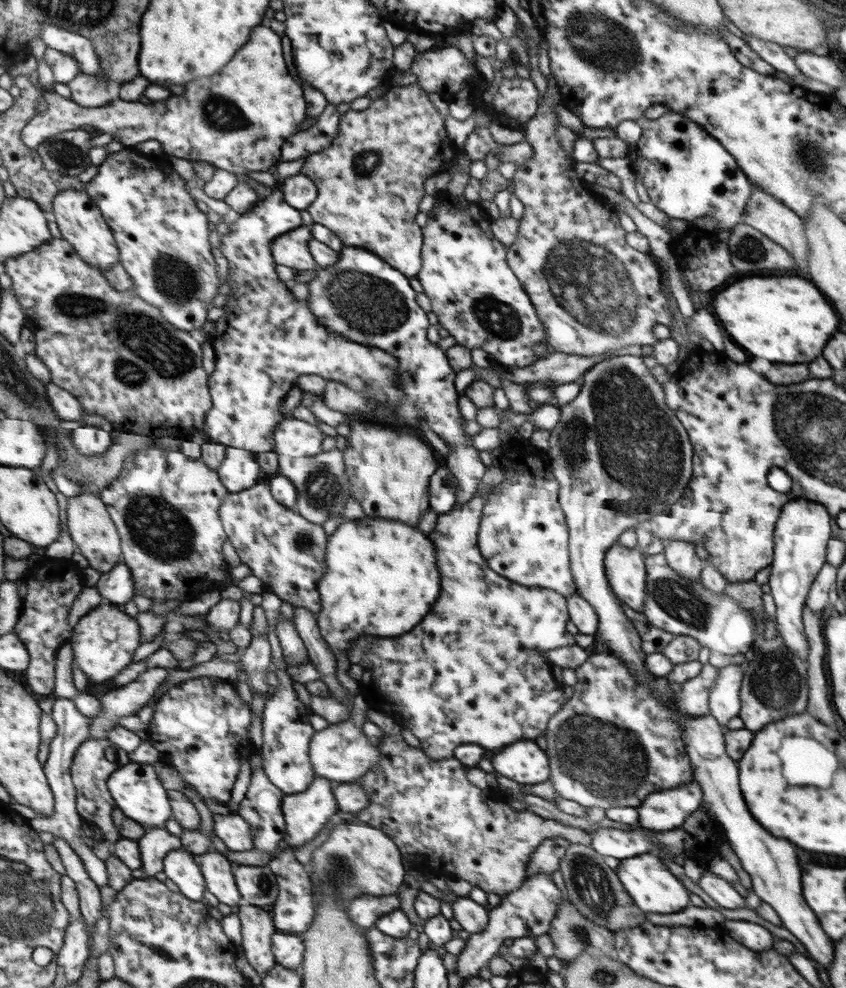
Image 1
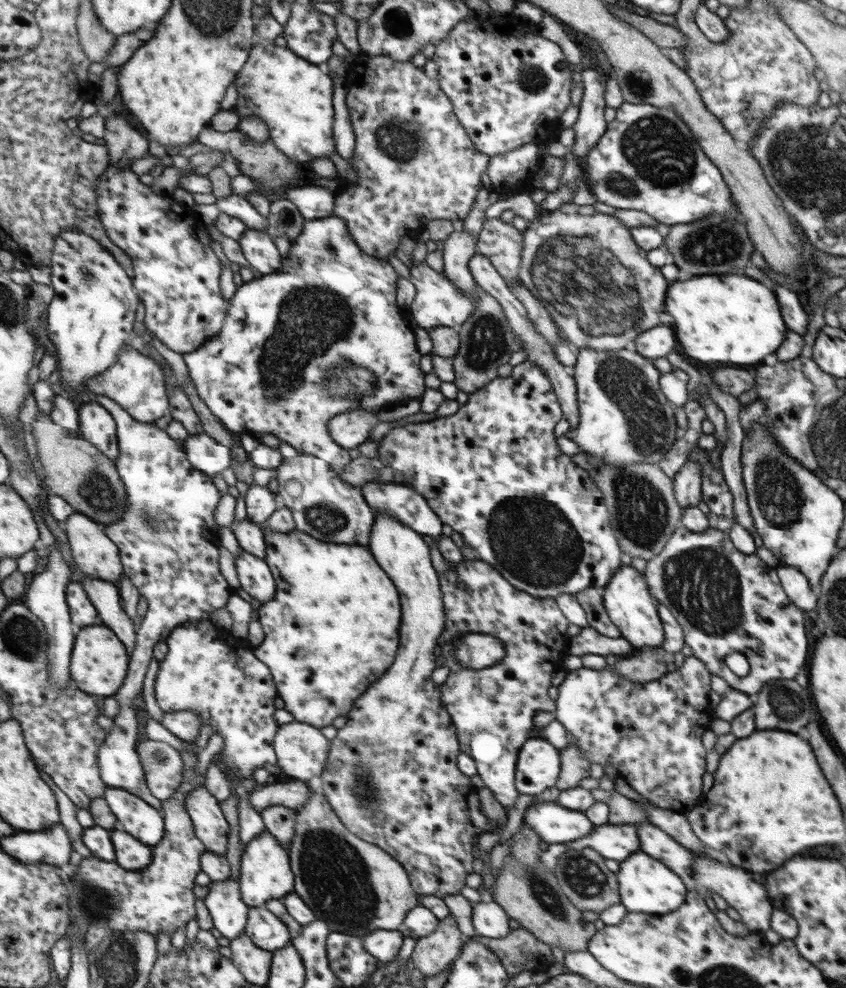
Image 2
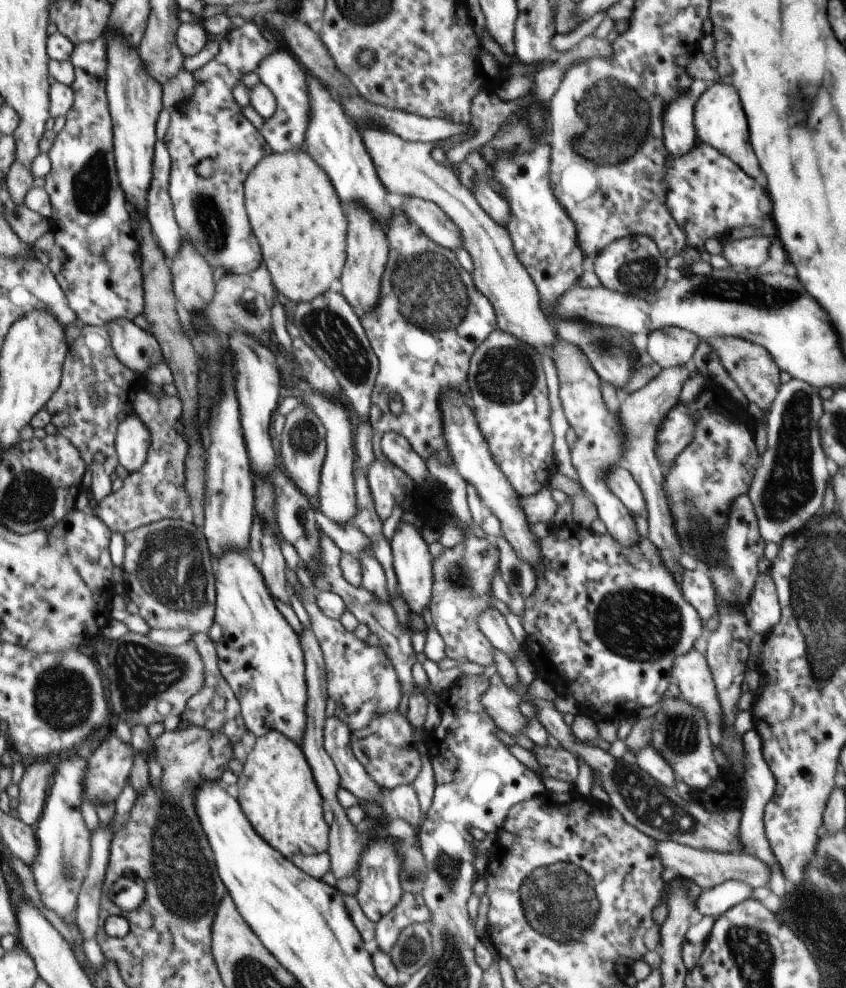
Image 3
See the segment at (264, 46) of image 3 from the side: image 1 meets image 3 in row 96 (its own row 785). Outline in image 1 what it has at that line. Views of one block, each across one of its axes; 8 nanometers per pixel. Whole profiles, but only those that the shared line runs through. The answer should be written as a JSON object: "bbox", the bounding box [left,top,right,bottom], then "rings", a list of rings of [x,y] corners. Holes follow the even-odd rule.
{"bbox":[148,676,258,805],"rings":[[[203,676],[174,685],[159,697],[149,722],[148,740],[159,750],[161,762],[173,765],[204,798],[224,805],[231,800],[243,764],[241,752],[258,751],[249,742],[253,712],[231,684]]]}

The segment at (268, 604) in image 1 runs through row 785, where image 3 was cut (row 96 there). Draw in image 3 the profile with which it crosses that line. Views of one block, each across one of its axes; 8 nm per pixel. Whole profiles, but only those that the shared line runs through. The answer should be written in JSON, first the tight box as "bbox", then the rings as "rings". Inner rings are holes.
{"bbox":[257,48,311,152],"rings":[[[280,48],[267,56],[263,63],[259,64],[257,75],[262,83],[273,90],[277,98],[277,110],[275,114],[264,120],[260,131],[266,137],[274,152],[289,152],[289,150],[301,150],[305,148],[307,126],[311,120],[311,94],[307,84],[308,70],[288,48]]]}

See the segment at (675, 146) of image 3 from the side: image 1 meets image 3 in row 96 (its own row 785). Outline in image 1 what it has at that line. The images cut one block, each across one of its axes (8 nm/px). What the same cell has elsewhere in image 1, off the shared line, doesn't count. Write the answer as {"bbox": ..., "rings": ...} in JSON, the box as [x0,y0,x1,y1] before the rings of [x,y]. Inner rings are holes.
{"bbox":[636,780,700,831],"rings":[[[691,780],[676,787],[653,792],[636,808],[639,824],[651,831],[669,831],[683,825],[685,818],[699,807],[700,786]]]}

